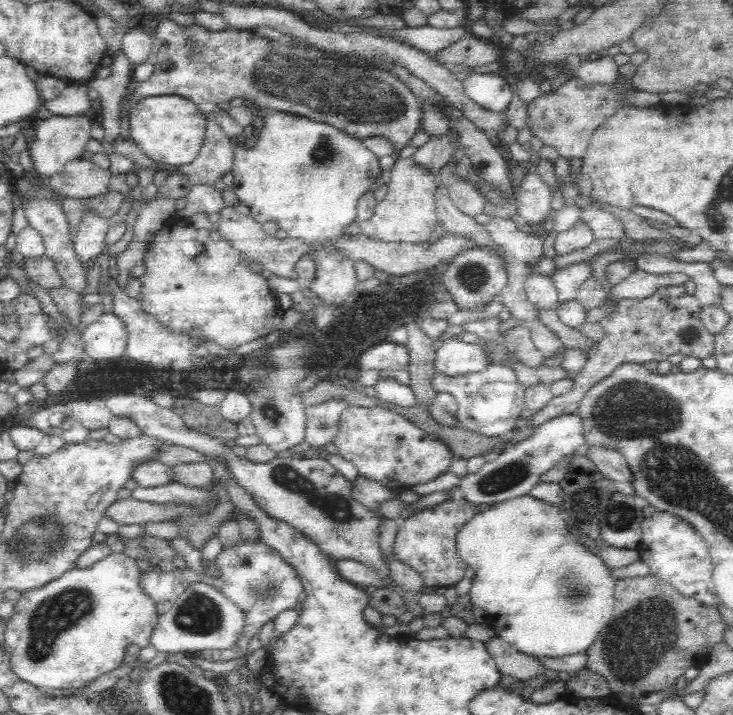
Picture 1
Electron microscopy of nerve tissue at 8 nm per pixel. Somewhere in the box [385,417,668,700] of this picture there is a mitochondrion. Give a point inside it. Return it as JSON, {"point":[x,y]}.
{"point":[506,477]}

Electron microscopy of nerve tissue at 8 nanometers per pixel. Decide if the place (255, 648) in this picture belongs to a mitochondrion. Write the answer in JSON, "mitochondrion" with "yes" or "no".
{"mitochondrion":"no"}

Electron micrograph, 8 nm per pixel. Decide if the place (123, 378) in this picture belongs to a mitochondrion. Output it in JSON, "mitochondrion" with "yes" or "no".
{"mitochondrion":"yes"}

